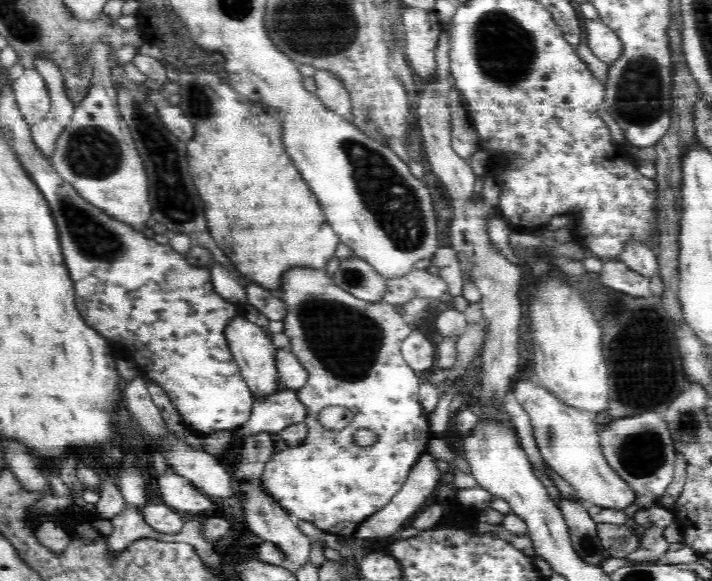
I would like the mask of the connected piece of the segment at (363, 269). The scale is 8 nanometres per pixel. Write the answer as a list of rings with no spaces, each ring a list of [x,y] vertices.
[[[355,255],[340,259],[333,281],[345,292],[366,302],[380,302],[387,286],[387,278],[364,259]]]

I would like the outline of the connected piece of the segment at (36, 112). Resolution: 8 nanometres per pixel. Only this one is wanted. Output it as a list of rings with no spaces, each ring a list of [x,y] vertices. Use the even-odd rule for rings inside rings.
[[[25,67],[23,74],[10,85],[23,119],[29,125],[42,121],[50,110],[50,93],[40,73]]]

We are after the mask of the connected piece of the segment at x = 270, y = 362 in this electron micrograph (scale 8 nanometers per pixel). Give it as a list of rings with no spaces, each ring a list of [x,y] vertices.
[[[244,313],[238,314],[226,326],[226,341],[229,342],[232,357],[238,363],[243,380],[252,394],[253,399],[266,401],[270,399],[279,389],[280,380],[277,372],[276,354],[278,348],[272,343],[271,334],[267,329],[252,323],[244,317]]]

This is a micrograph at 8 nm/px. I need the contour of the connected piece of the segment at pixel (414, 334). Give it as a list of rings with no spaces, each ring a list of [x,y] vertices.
[[[414,328],[401,342],[401,353],[404,360],[421,375],[427,375],[436,366],[436,344],[428,340],[418,328]]]

